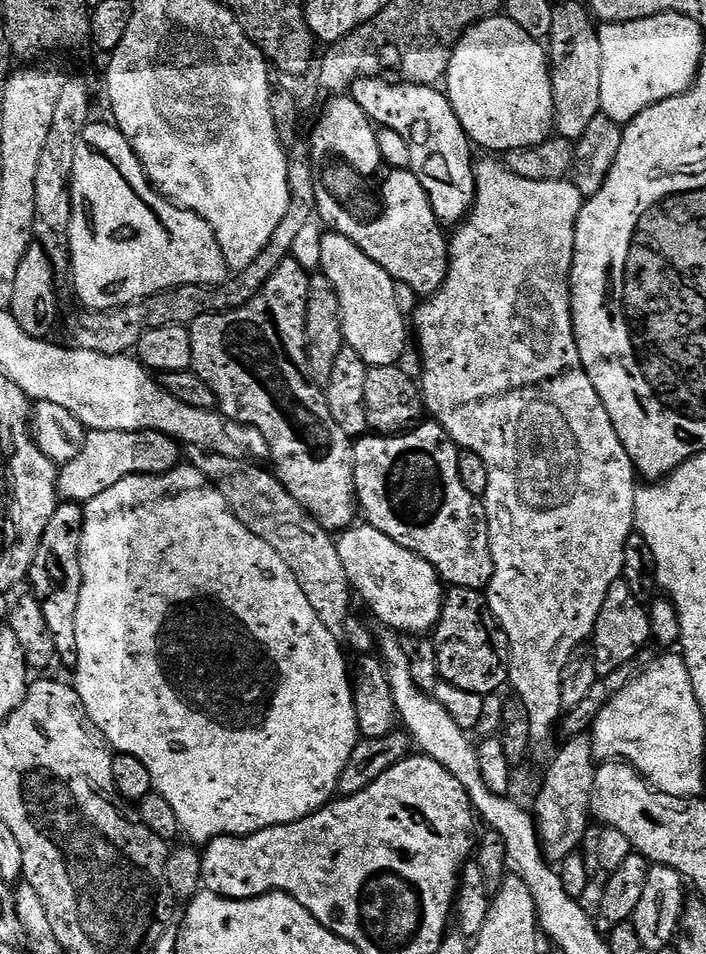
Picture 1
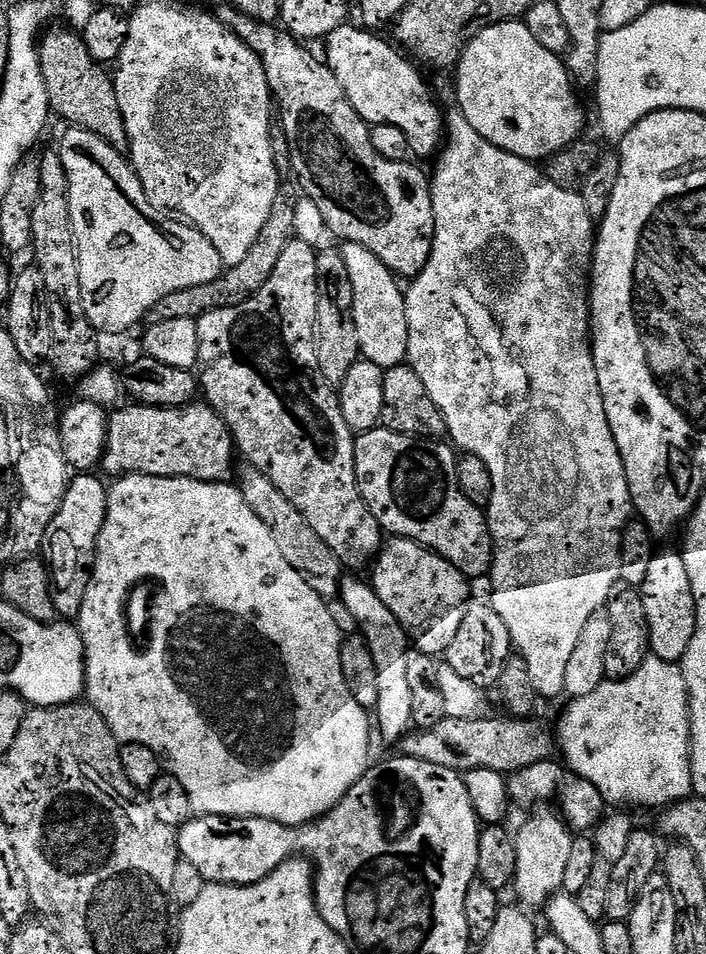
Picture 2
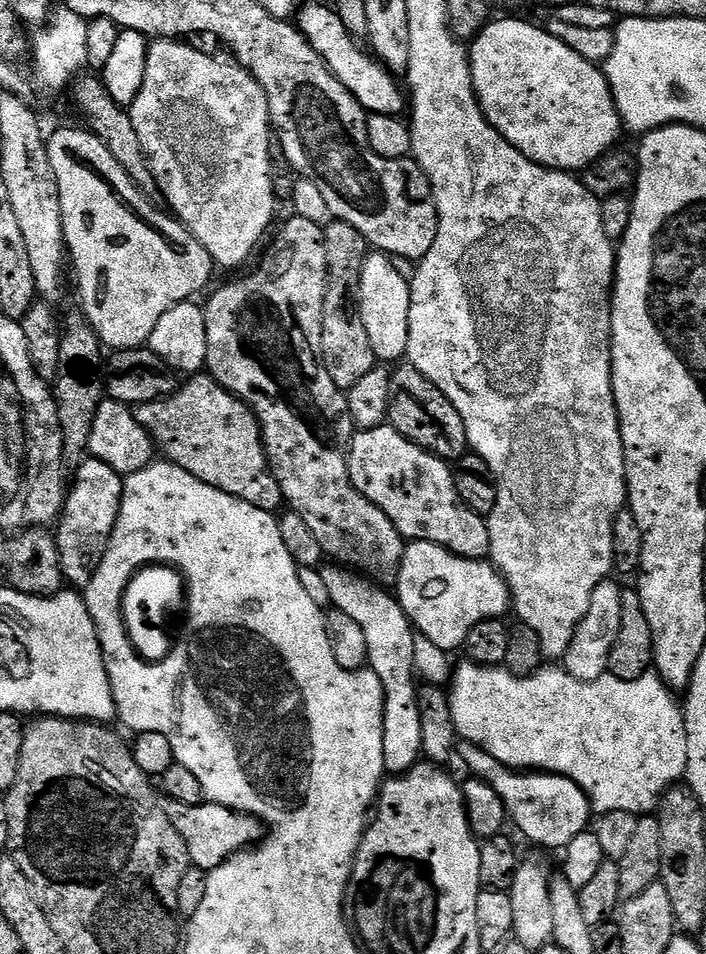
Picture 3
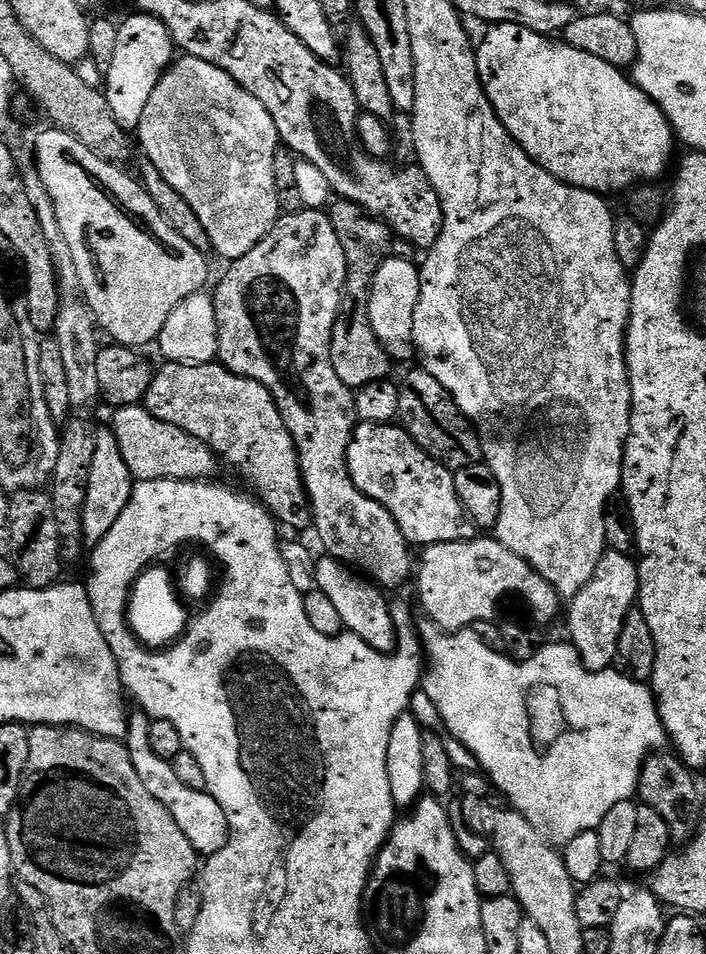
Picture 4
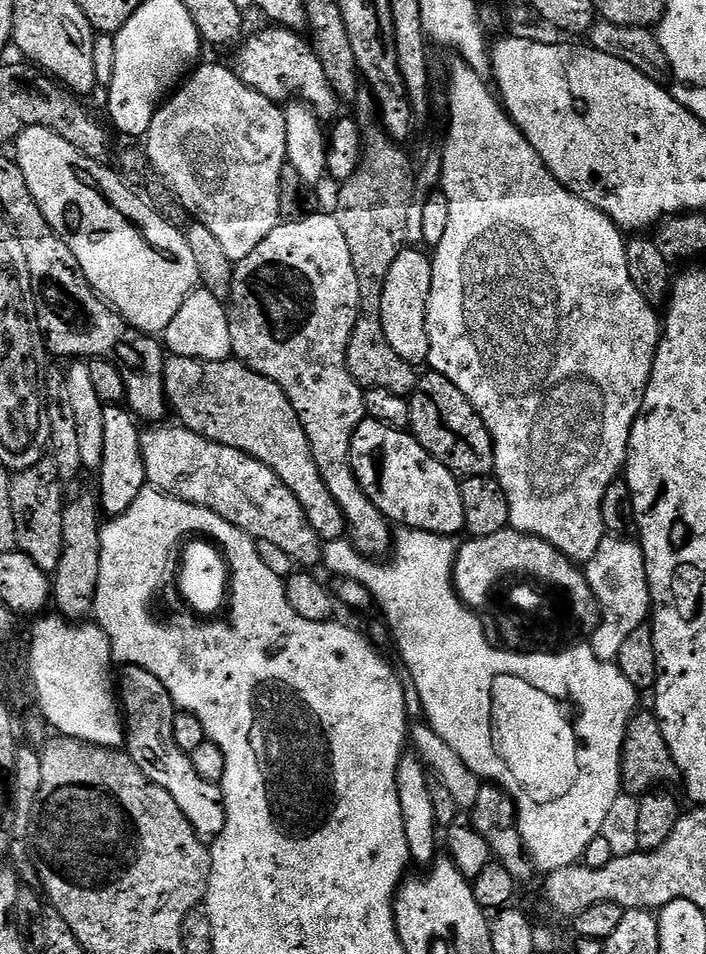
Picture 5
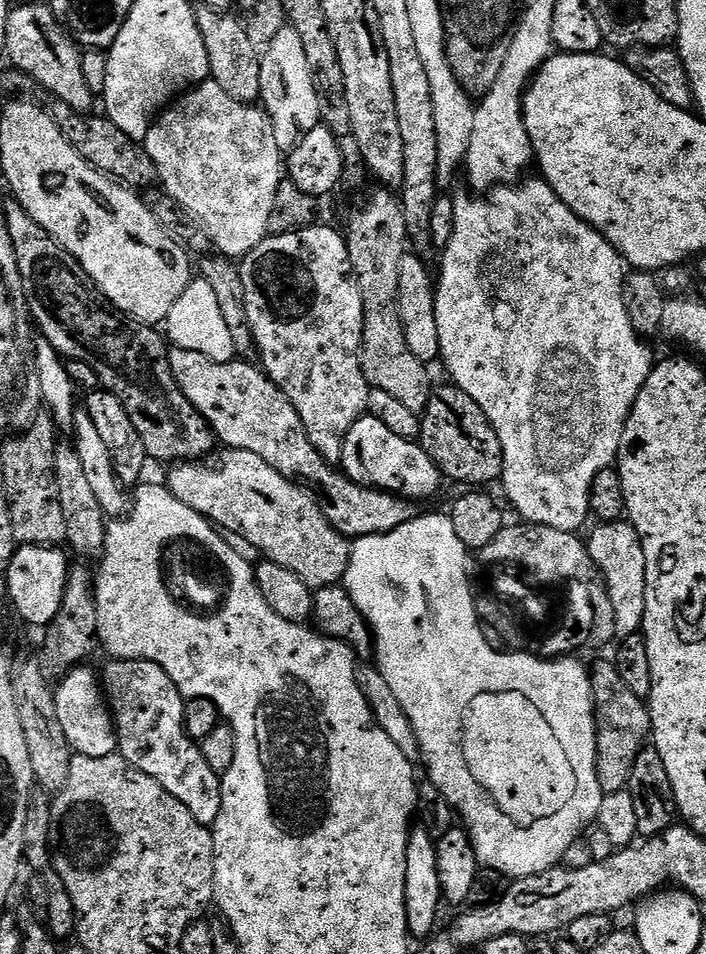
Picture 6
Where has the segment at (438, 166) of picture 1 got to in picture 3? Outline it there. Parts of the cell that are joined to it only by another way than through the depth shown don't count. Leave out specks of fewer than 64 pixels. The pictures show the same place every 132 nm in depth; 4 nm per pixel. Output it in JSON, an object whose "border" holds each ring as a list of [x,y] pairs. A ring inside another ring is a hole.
{"border":[[[305,3],[298,13],[300,33],[310,42],[313,50],[324,60],[324,64],[354,94],[354,98],[369,114],[390,114],[400,116],[406,108],[406,92],[399,88],[397,77],[393,76],[375,56],[360,49],[361,41],[342,26],[342,18],[331,6]]]}

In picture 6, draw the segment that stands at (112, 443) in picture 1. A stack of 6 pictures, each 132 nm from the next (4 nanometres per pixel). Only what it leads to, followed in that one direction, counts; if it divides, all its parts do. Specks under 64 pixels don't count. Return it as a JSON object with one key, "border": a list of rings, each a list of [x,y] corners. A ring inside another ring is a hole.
{"border":[[[175,346],[168,349],[168,361],[180,392],[186,394],[194,410],[206,418],[217,441],[225,444],[223,447],[228,450],[258,454],[258,458],[278,470],[278,474],[307,488],[315,495],[334,530],[357,540],[398,530],[398,526],[418,515],[413,501],[393,492],[363,488],[324,460],[304,433],[298,410],[294,410],[286,394],[282,394],[280,387],[255,363],[237,358],[223,364],[206,358],[206,354],[198,354],[198,350],[182,350]]]}

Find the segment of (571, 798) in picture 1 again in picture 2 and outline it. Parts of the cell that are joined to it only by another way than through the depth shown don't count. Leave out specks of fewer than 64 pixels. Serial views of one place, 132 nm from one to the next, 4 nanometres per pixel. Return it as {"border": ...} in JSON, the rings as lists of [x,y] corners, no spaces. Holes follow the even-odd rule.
{"border":[[[540,806],[532,813],[533,816],[521,826],[515,829],[516,849],[518,850],[518,866],[516,867],[516,879],[514,881],[514,893],[518,899],[519,907],[525,910],[532,908],[543,909],[553,896],[562,889],[562,878],[566,875],[566,866],[570,862],[570,846],[574,839],[574,832],[559,811],[554,807]]]}

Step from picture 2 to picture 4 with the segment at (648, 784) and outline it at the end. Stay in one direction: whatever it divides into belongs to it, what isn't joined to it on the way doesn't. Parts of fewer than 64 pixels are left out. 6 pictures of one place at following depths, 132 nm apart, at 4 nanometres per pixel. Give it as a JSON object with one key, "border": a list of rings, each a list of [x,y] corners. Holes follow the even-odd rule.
{"border":[[[428,622],[422,628],[422,643],[426,653],[426,671],[422,677],[422,692],[432,699],[438,715],[444,719],[449,728],[451,739],[462,742],[483,768],[489,781],[496,784],[509,796],[511,807],[521,812],[529,822],[538,829],[553,845],[567,846],[577,840],[583,832],[594,832],[599,829],[602,818],[614,810],[620,802],[632,800],[637,795],[640,786],[640,772],[644,768],[644,761],[666,744],[664,723],[660,720],[660,710],[656,706],[656,697],[647,683],[634,680],[620,670],[607,672],[591,672],[580,661],[580,651],[571,643],[545,643],[534,658],[517,662],[504,656],[493,645],[487,644],[474,630],[461,630],[451,633],[435,622]]]}

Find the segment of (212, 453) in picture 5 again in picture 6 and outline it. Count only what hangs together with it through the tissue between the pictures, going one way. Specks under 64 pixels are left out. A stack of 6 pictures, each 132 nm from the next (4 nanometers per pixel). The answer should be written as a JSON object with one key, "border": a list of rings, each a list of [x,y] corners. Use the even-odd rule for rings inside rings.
{"border":[[[235,450],[223,454],[217,468],[203,468],[205,465],[200,462],[177,463],[166,479],[168,491],[224,532],[236,532],[246,542],[254,542],[261,557],[294,570],[309,588],[319,590],[339,585],[348,569],[352,545],[349,537],[332,528],[315,495],[278,474],[258,454]]]}

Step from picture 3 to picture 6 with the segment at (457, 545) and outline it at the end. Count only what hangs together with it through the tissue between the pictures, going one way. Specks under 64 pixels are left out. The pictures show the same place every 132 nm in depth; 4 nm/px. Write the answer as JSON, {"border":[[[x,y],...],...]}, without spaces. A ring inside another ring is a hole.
{"border":[[[370,414],[361,416],[354,426],[350,426],[342,446],[339,467],[345,476],[363,488],[393,492],[413,502],[430,499],[439,490],[442,481],[440,469],[417,441],[398,438],[394,430],[382,426],[382,422]]]}

